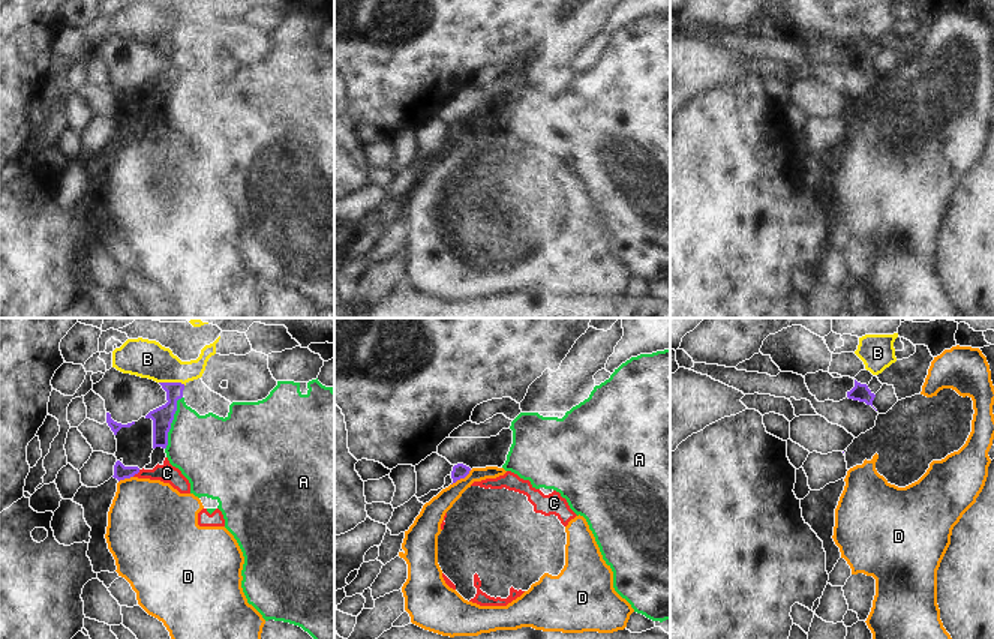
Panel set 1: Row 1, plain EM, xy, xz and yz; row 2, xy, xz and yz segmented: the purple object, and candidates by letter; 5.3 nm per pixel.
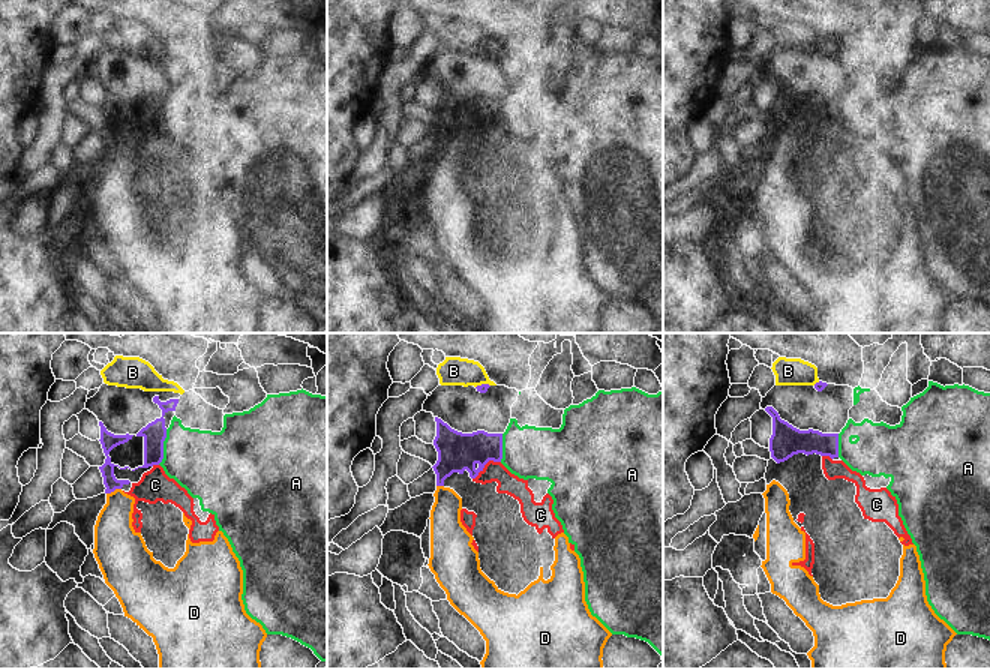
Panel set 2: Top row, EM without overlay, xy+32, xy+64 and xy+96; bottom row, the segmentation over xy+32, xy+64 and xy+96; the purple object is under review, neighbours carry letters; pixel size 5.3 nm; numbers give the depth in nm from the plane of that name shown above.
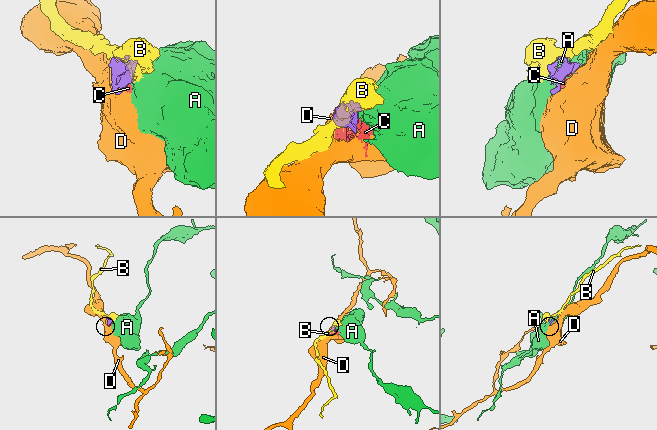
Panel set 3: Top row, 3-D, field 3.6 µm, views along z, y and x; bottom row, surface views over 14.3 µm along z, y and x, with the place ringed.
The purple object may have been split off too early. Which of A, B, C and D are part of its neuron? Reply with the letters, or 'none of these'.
none of these

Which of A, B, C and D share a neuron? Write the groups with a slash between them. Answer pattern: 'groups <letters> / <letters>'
groups A / B / C D

